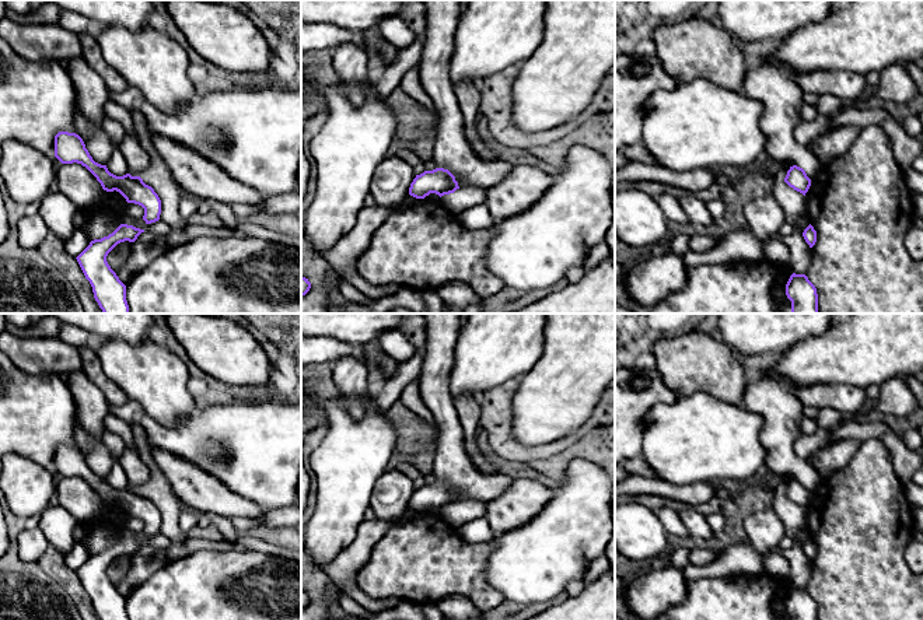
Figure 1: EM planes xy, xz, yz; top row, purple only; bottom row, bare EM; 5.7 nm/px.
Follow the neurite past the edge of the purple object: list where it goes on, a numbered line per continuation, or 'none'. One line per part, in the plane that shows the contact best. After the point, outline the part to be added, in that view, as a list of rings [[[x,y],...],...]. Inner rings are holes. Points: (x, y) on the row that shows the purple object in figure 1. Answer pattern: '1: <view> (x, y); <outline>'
none

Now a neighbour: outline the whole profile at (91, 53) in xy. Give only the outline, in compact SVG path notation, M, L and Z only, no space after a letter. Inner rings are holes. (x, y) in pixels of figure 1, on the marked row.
M88 31L78 34L83 59L87 66L105 83L109 92L122 92L129 84L127 81L112 69L102 57L102 53L98 48L97 36Z

